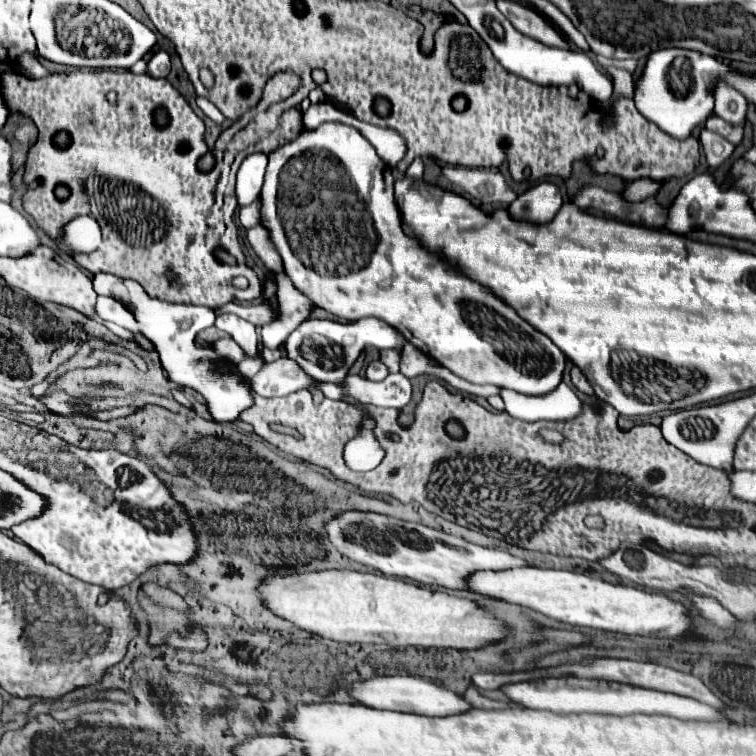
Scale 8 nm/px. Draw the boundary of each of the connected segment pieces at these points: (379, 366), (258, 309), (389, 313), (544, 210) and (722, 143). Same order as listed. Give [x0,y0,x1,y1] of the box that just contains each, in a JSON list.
[[366,360,388,382],[216,302,276,326],[260,124,566,396],[508,182,562,224],[699,128,734,168]]

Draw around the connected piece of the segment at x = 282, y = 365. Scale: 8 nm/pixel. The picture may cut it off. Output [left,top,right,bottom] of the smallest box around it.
[252,358,316,398]

